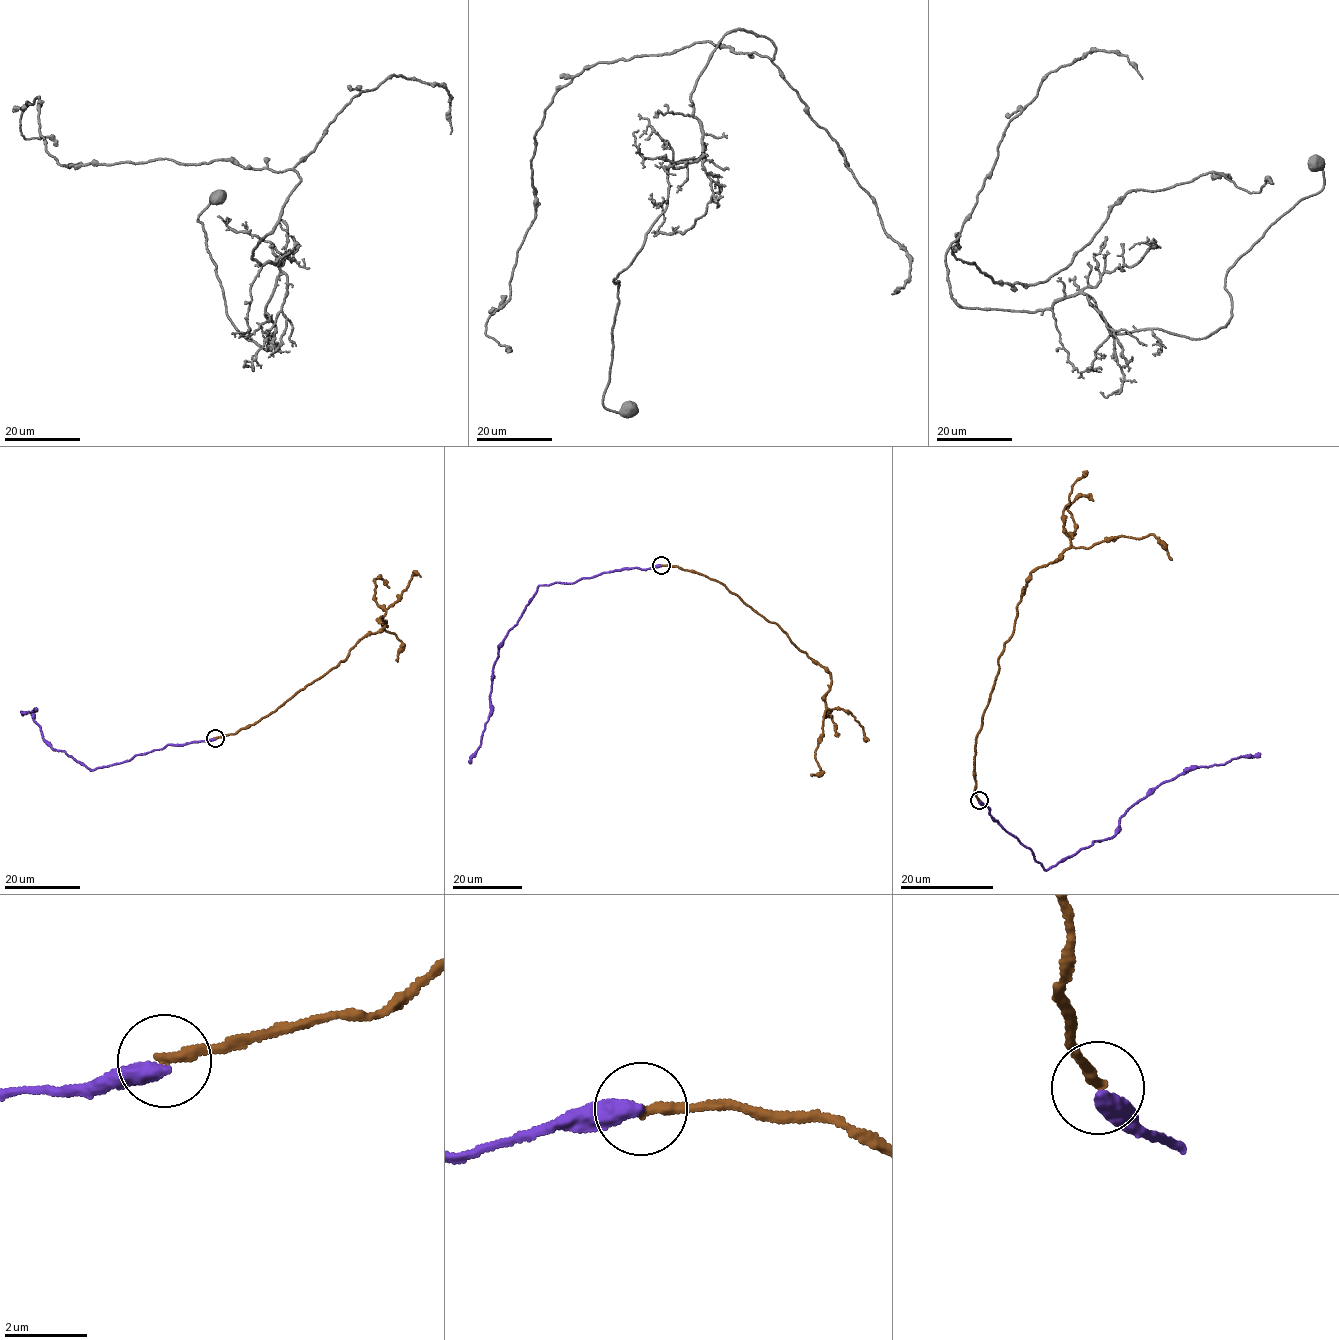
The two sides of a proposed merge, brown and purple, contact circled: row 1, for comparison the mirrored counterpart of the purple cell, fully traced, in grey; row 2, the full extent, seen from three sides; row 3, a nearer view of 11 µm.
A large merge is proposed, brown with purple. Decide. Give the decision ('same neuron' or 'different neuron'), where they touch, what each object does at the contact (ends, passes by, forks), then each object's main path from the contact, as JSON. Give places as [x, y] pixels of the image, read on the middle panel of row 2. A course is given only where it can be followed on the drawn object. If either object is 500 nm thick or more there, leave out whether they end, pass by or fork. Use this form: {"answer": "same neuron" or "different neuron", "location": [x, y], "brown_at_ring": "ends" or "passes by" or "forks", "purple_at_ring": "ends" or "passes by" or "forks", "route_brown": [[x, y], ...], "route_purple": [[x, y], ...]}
{"answer": "different neuron", "location": [661, 565], "brown_at_ring": "ends", "purple_at_ring": "ends", "route_brown": [[660, 565], [718, 581], [830, 674], [815, 759], [822, 772], [810, 776]], "route_purple": [[660, 565], [538, 586], [499, 646], [490, 713], [470, 763]]}

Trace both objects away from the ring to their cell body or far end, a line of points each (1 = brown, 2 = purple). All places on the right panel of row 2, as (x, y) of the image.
1: (979, 801), (974, 744), (1032, 572), (1067, 549), (1119, 536), (1153, 534), (1172, 560)
2: (979, 801), (1046, 869), (1112, 836), (1120, 817), (1162, 783), (1199, 767), (1261, 753)

